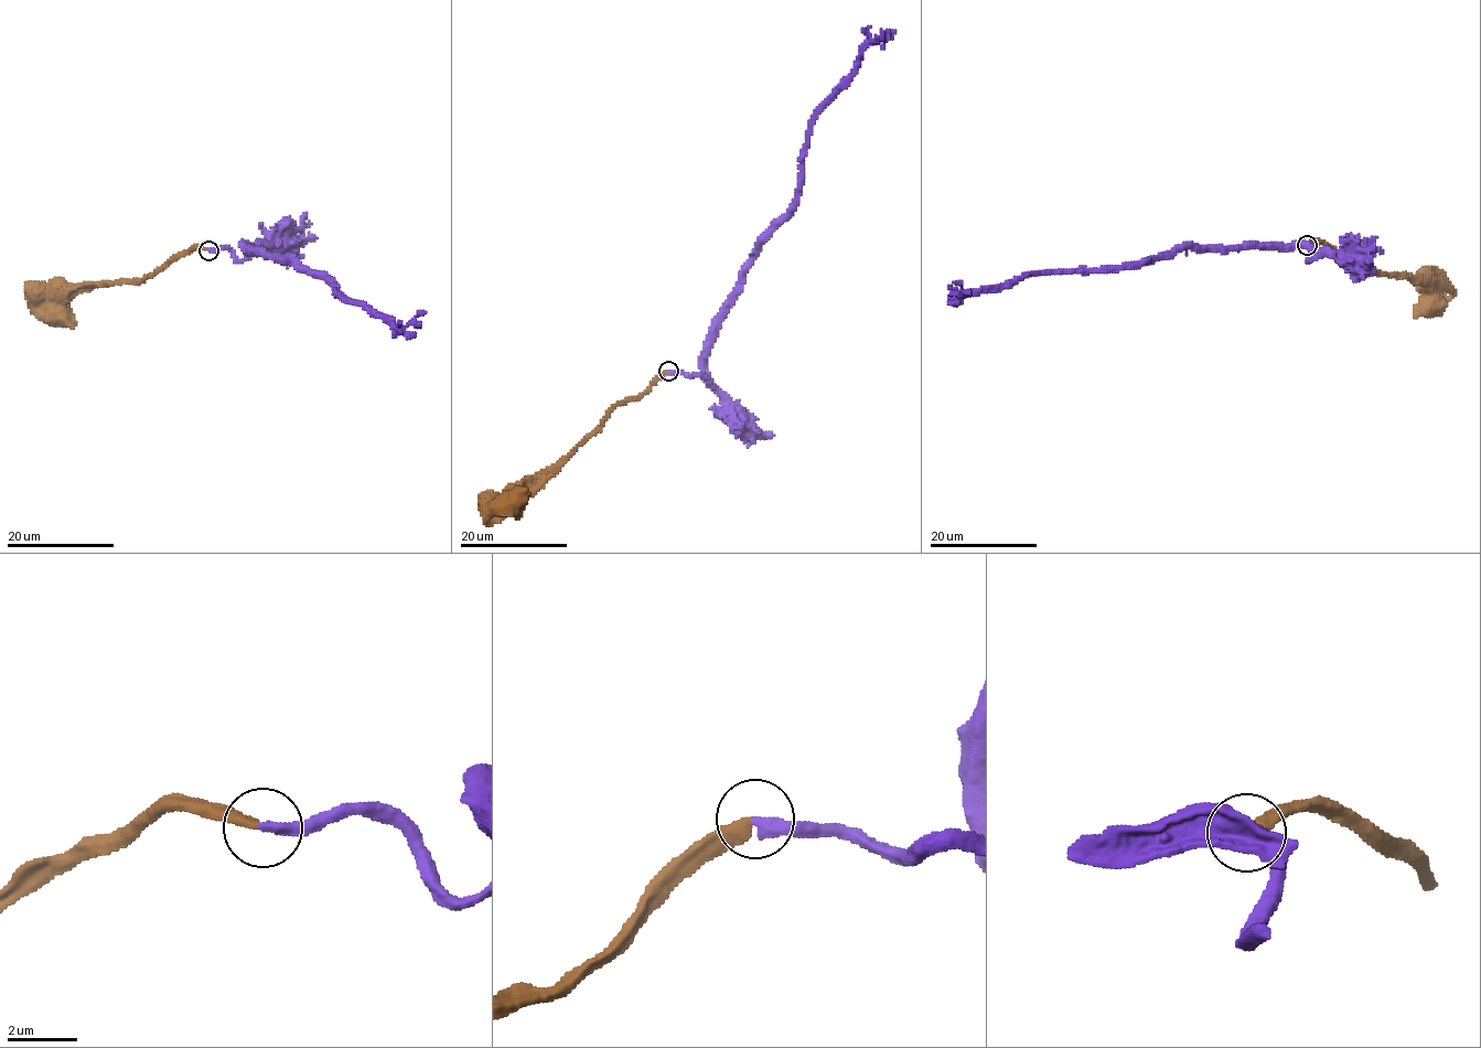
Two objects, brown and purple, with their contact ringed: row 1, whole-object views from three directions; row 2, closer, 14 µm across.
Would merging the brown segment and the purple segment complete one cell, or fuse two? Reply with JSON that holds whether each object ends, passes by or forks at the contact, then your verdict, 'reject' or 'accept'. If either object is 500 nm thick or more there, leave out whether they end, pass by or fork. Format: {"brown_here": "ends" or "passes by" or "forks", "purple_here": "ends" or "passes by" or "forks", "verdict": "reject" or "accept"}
{"brown_here": "ends", "purple_here": "ends", "verdict": "accept"}

